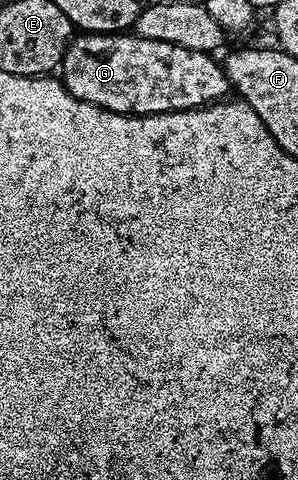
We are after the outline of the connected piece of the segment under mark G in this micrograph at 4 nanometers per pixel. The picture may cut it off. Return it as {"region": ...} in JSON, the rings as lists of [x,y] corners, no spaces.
{"region":[[[134,33],[76,34],[66,45],[61,64],[62,71],[61,82],[69,93],[73,93],[73,97],[122,115],[152,115],[167,111],[191,110],[222,100],[231,89],[223,68],[208,52],[185,49],[184,46],[175,45],[173,42],[143,38]]]}

